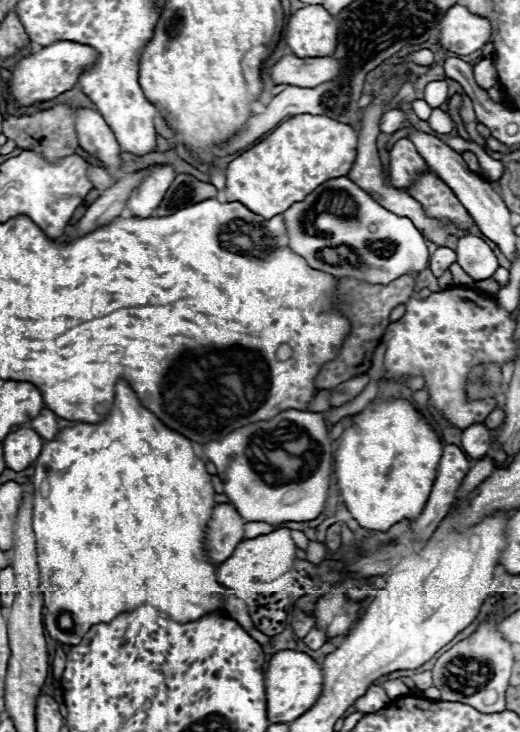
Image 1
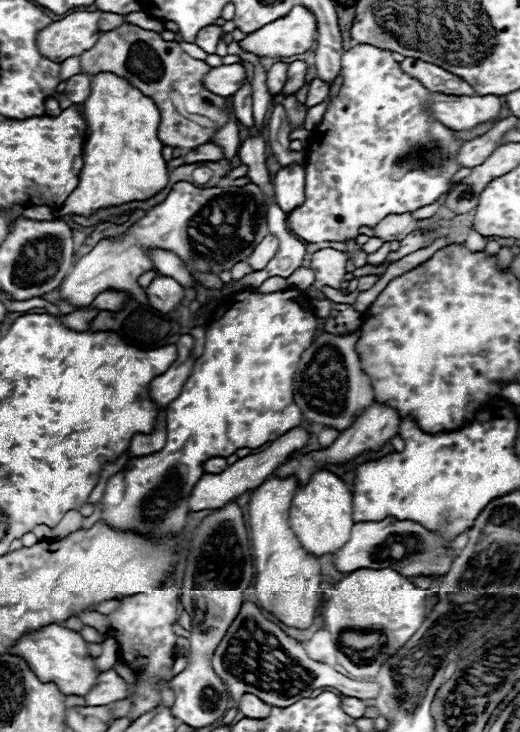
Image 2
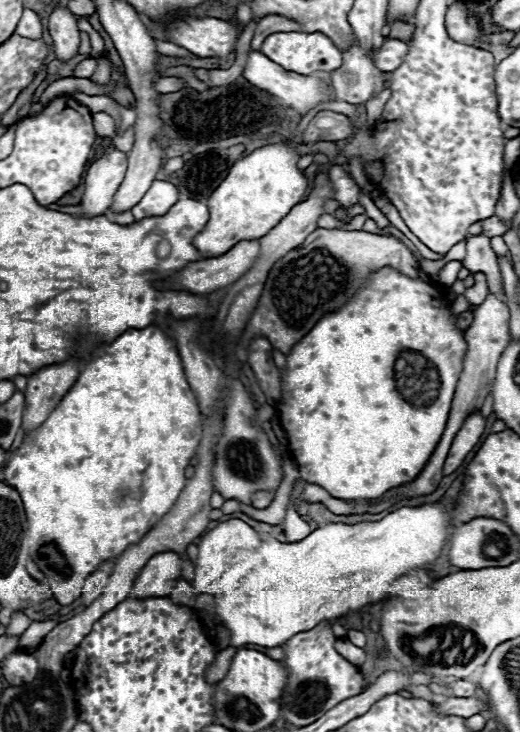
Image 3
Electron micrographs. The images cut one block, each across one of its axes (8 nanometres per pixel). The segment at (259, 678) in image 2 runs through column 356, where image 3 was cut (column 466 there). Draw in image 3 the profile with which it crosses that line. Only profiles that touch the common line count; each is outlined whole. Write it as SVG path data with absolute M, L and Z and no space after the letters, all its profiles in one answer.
M454 680L450 684L450 688L452 688L452 694L458 696L458 698L470 698L470 696L476 694L476 686L466 682L466 680Z

